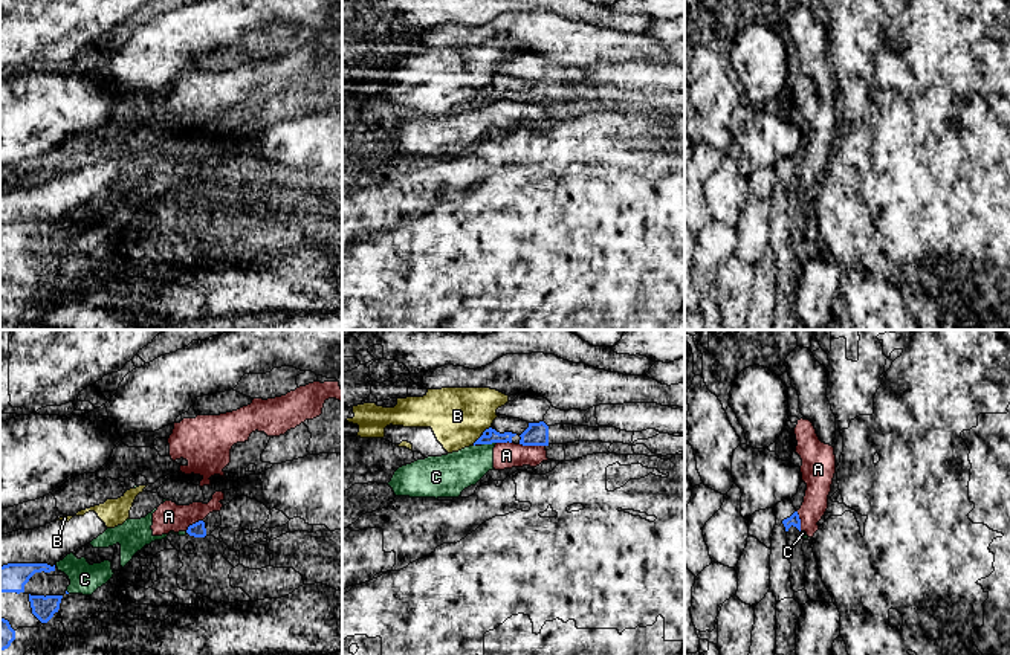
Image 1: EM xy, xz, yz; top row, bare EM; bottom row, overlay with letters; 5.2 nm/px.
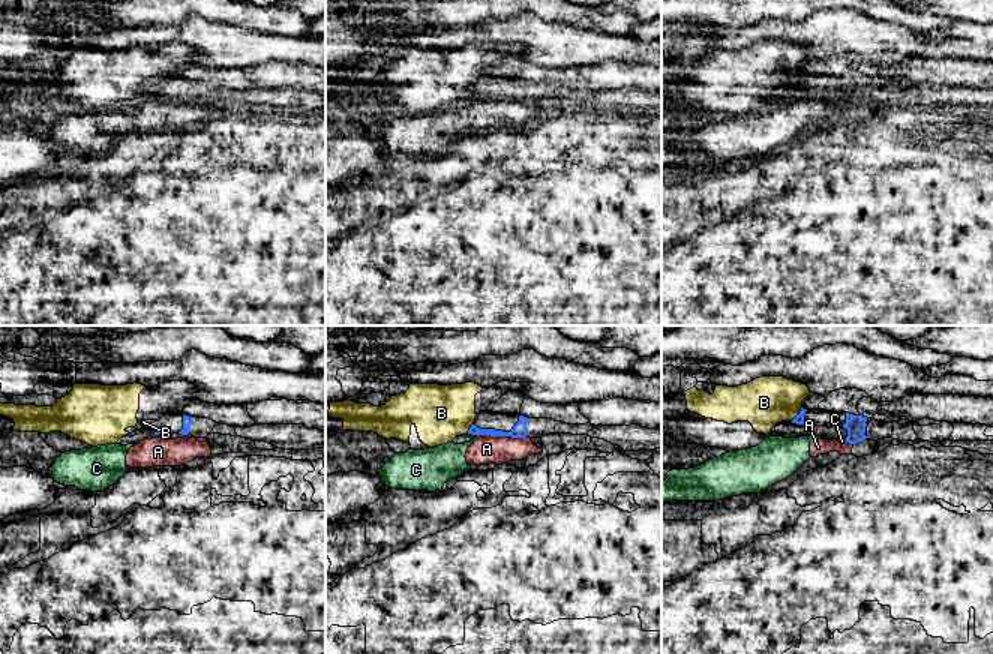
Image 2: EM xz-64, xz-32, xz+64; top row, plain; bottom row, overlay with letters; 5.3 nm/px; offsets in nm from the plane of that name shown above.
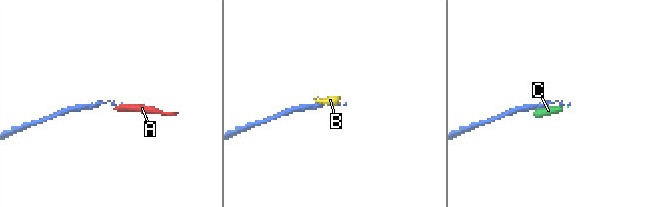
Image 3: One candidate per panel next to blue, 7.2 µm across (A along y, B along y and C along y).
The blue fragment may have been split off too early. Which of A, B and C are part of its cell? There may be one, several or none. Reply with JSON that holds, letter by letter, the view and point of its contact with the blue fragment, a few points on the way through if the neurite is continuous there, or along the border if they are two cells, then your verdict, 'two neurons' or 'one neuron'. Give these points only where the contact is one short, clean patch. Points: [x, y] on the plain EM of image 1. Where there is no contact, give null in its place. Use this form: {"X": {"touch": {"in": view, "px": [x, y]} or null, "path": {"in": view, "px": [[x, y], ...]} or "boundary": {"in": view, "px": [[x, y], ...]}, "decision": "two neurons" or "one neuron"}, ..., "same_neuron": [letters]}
{"A": {"touch": {"in": "xz", "px": [532, 103]}, "boundary": {"in": "xz", "px": [[518, 101], [544, 104]]}, "decision": "two neurons"}, "B": {"touch": {"in": "xz", "px": [477, 98]}, "boundary": {"in": "xz", "px": [[482, 93], [472, 103]]}, "decision": "two neurons"}, "C": {"touch": {"in": "xz", "px": [488, 101]}, "decision": "two neurons"}, "same_neuron": []}

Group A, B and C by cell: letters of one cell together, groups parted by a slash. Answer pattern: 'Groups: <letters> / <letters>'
Groups: A C / B

